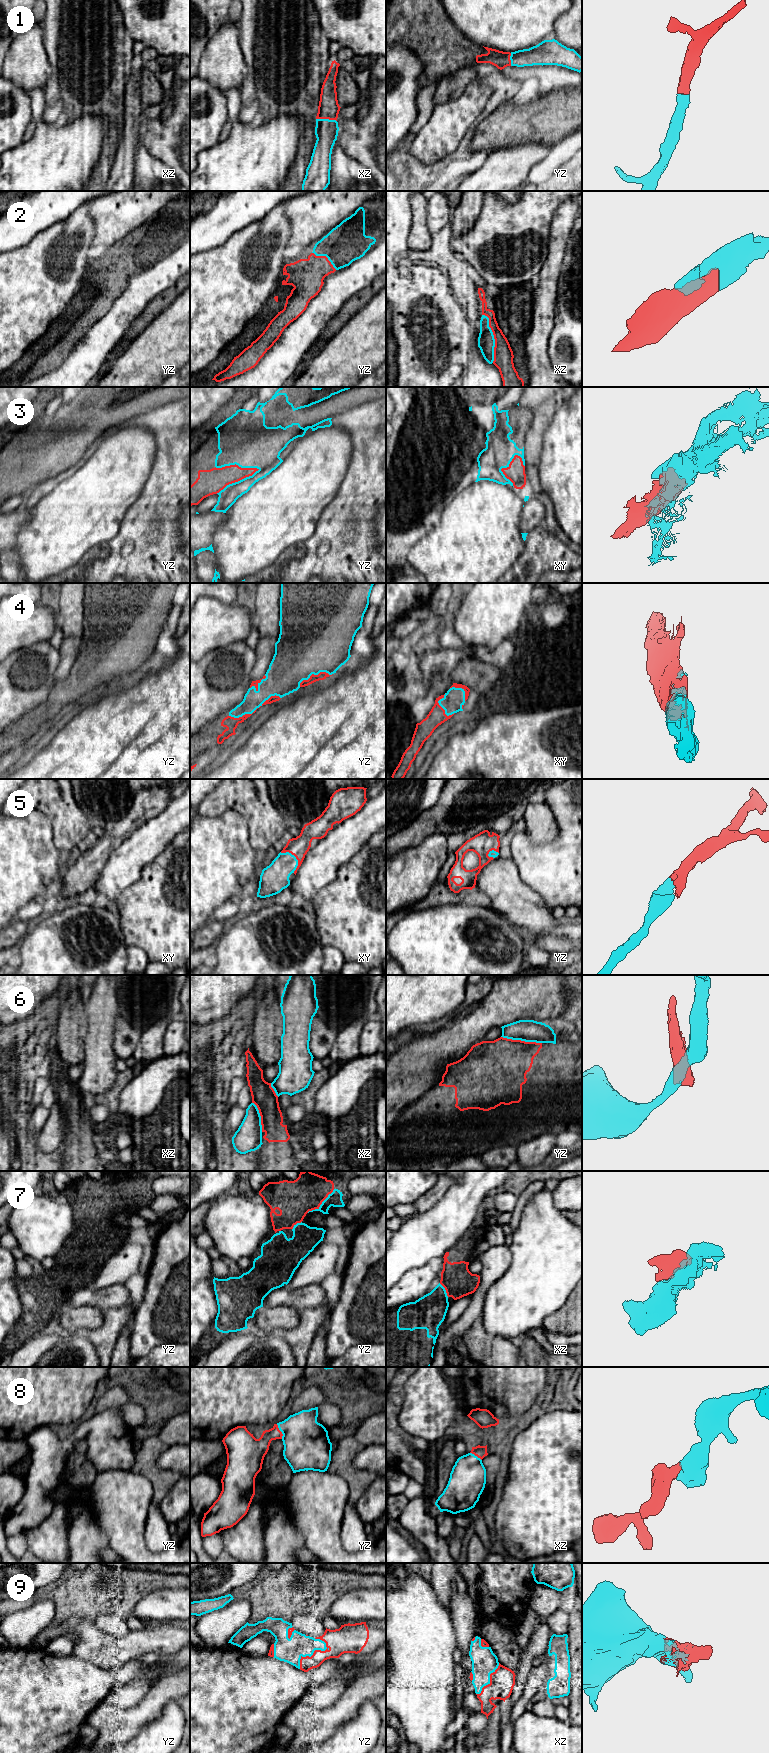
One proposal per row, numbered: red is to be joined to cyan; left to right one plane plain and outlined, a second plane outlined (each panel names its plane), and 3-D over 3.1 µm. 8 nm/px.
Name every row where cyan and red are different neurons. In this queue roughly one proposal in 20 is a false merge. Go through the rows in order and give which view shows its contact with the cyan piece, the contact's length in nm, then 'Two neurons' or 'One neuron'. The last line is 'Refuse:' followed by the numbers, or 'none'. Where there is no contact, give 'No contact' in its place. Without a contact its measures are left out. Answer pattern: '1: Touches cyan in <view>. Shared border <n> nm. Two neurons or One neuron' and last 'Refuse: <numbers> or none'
1: Touches cyan in xz. Shared border 170 nm. One neuron
2: Touches cyan in xz. Shared border 400 nm. One neuron
3: Touches cyan in yz. Shared border 400 nm. One neuron
4: Touches cyan in yz. Shared border 440 nm. One neuron
5: Touches cyan in xy. Shared border 200 nm. One neuron
6: Touches cyan in yz. Shared border 340 nm. Two neurons
7: Touches cyan in yz. Shared border 300 nm. One neuron
8: Touches cyan in yz. Shared border 130 nm. One neuron
9: Touches cyan in yz. Shared border 300 nm. One neuron
Refuse: 6

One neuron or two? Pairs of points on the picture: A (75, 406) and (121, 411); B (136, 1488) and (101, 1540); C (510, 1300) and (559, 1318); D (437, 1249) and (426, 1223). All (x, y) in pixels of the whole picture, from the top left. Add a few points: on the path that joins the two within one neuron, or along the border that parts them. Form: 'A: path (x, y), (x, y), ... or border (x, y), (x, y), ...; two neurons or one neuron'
A: path (86, 401), (101, 401), (110, 408); one neuron
B: border (96, 1512), (98, 1524), (105, 1533), (110, 1547); two neurons
C: border (567, 1298), (558, 1309), (544, 1319), (542, 1325); two neurons
D: path (435, 1243), (432, 1237), (432, 1229); one neuron

